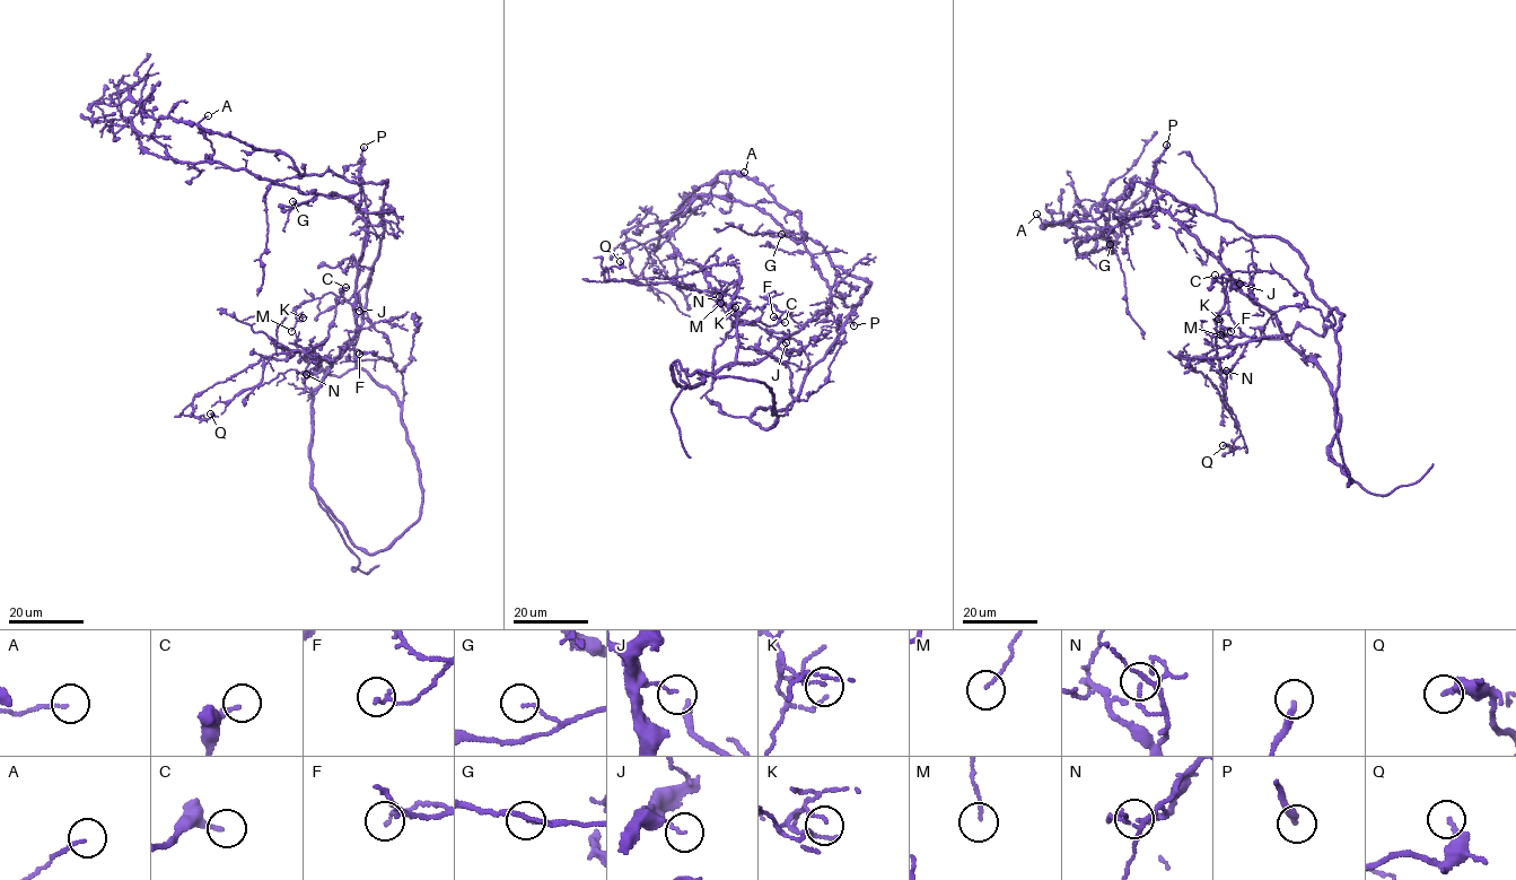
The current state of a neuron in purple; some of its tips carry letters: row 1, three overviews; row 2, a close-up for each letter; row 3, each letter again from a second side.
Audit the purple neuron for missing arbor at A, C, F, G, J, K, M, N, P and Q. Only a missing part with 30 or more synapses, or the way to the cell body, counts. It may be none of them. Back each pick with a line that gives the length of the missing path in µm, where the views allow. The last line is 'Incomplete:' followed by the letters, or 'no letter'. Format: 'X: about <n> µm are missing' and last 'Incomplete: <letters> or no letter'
Incomplete: no letter

